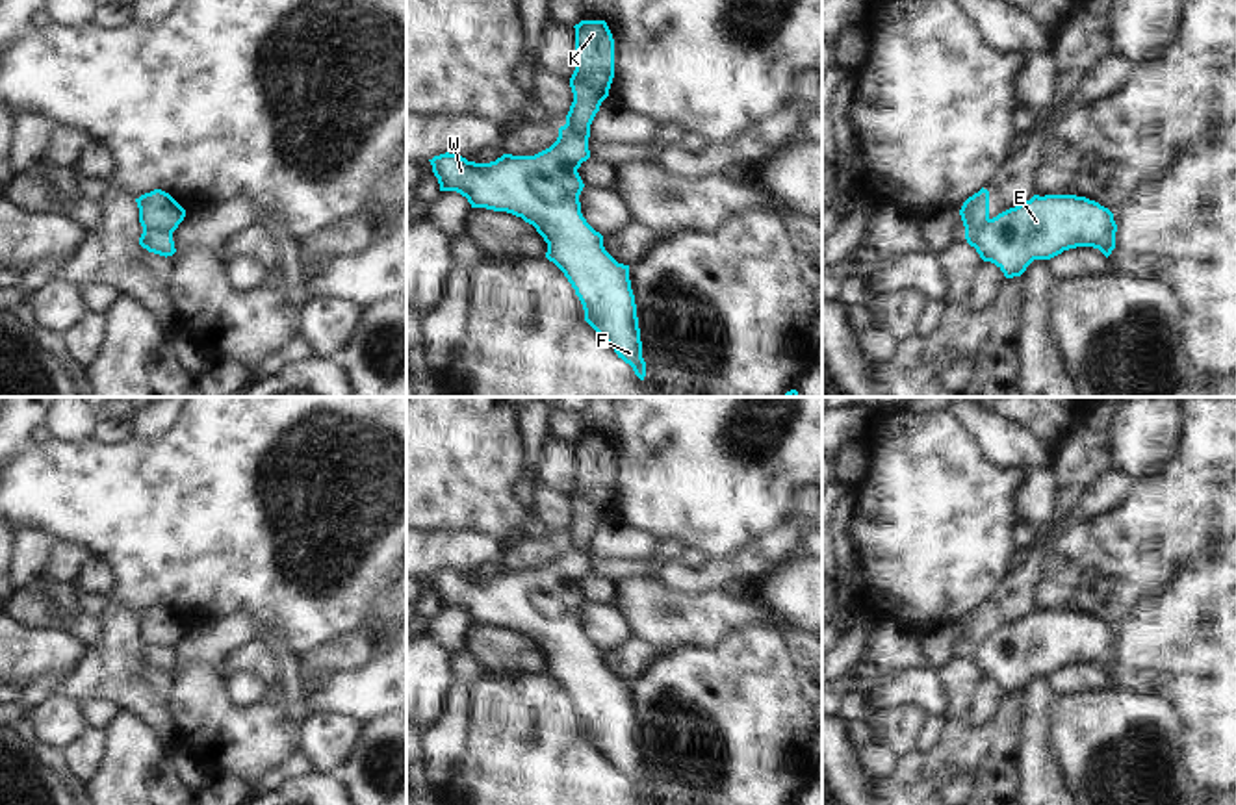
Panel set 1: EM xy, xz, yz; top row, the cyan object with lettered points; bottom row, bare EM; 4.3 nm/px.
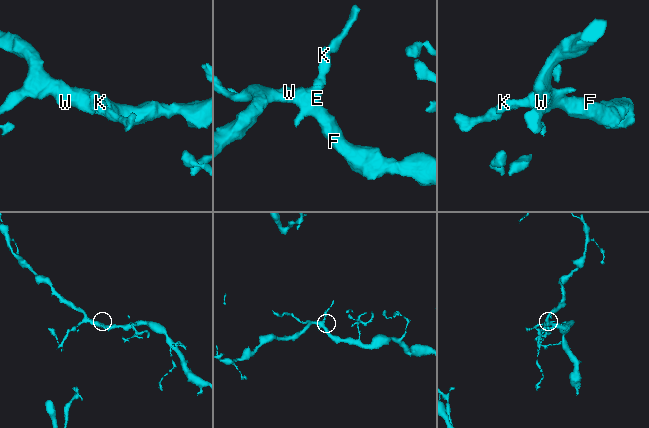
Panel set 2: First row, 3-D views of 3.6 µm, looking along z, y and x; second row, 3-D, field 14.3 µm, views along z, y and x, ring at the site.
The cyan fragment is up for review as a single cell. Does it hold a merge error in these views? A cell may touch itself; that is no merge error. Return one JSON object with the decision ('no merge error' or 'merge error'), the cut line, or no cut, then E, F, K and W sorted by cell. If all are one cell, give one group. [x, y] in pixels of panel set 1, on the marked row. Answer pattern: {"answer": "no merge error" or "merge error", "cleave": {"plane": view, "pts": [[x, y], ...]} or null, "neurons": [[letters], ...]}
{"answer": "merge error", "cleave": {"plane": "xy", "pts": [[143, 229], [171, 232]]}, "neurons": [["E", "F", "W"], ["K"]]}

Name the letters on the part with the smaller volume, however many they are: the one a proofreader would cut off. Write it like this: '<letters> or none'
K

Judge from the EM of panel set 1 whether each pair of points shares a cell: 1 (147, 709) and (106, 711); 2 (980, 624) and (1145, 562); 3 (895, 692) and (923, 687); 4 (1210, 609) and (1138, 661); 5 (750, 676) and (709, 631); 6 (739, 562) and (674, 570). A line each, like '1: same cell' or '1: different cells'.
1: different cells
2: different cells
3: same cell
4: same cell
5: different cells
6: same cell

